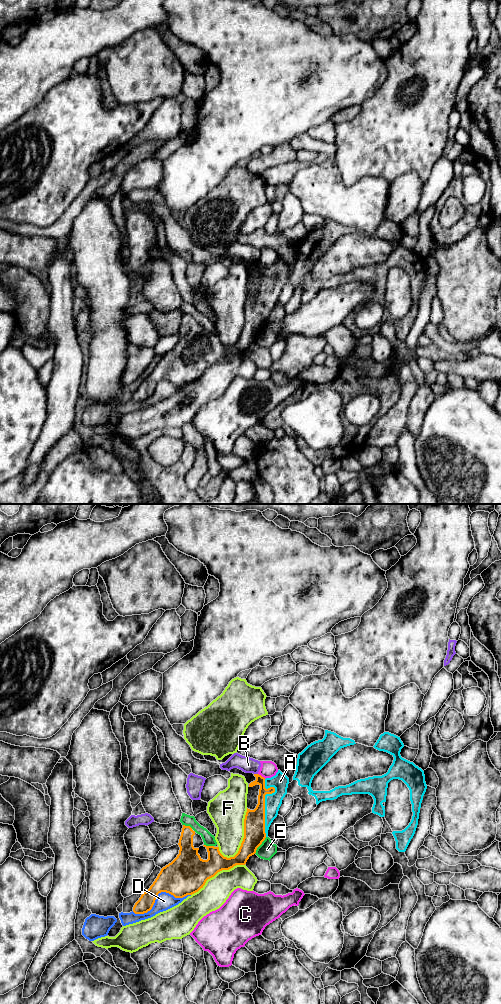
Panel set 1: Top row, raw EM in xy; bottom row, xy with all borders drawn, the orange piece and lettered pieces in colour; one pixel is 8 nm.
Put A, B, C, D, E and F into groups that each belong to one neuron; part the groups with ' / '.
A / B / C / D / E / F

